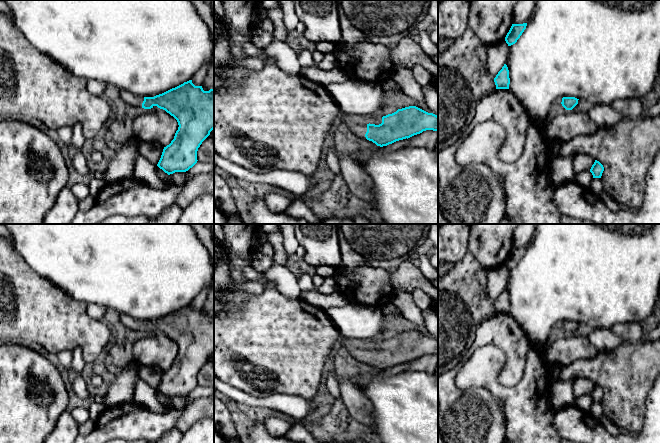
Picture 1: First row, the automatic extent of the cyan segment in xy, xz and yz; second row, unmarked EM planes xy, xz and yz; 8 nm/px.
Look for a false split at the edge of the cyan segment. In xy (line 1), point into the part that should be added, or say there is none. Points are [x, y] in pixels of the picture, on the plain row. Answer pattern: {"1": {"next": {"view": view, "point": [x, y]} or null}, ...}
{"1": {"next": {"view": "xy", "point": [131, 323]}}}

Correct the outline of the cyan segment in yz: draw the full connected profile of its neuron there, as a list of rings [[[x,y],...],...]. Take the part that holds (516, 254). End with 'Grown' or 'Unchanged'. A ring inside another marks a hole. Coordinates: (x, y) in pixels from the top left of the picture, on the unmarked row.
[[[527,247],[523,248],[512,248],[509,256],[505,261],[505,265],[508,270],[511,270],[517,266],[524,254],[526,253]]]. Unchanged

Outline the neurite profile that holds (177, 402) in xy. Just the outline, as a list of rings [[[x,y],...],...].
[[[187,395],[186,396],[175,396],[170,398],[168,403],[165,404],[168,410],[175,410],[180,408],[185,408],[188,405]]]

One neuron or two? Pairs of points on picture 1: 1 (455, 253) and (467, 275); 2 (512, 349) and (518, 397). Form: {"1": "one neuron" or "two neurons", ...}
{"1": "two neurons", "2": "two neurons"}

